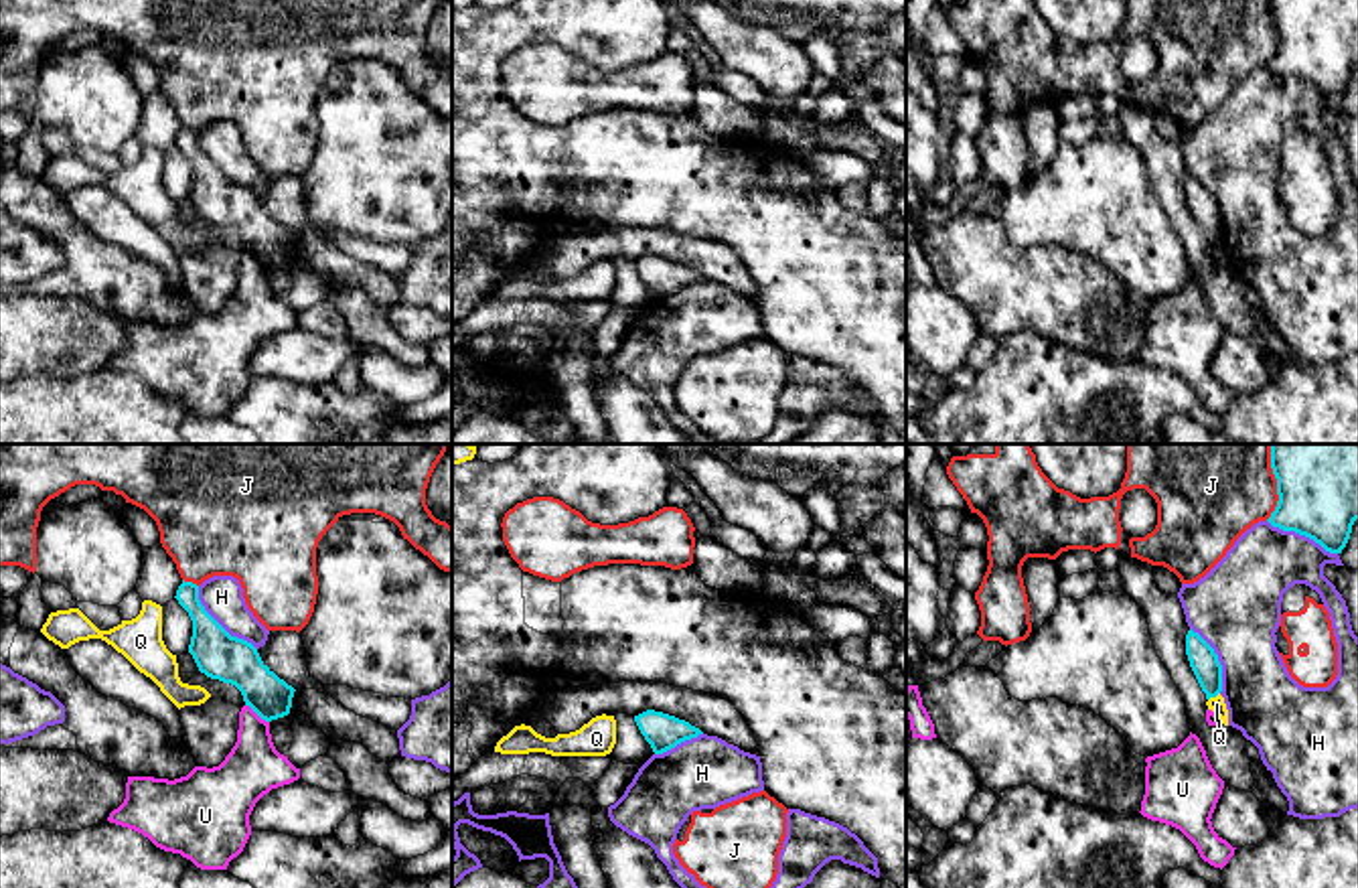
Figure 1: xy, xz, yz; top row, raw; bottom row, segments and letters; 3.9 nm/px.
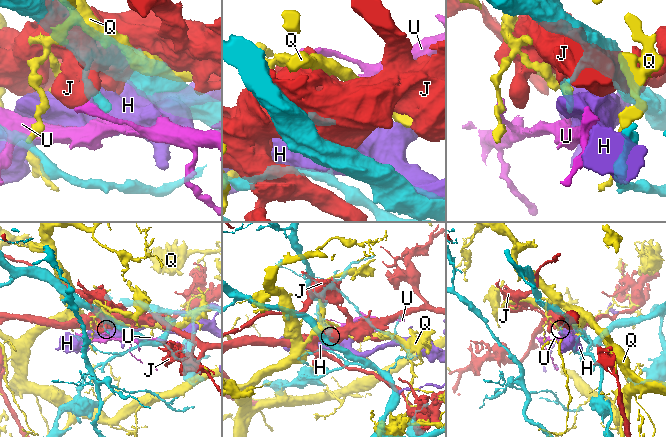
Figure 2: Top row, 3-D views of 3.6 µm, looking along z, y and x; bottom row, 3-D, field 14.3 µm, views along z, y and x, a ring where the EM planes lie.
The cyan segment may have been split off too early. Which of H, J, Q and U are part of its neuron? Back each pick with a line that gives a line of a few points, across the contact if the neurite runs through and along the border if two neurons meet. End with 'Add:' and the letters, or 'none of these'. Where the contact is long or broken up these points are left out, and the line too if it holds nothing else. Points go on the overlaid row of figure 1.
Add: none of these

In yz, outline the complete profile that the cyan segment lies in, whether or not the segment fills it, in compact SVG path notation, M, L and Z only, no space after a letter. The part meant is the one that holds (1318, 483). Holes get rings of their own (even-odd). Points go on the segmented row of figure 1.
M1271 444L1271 468L1279 501L1267 521L1342 553L1358 519L1358 444Z

